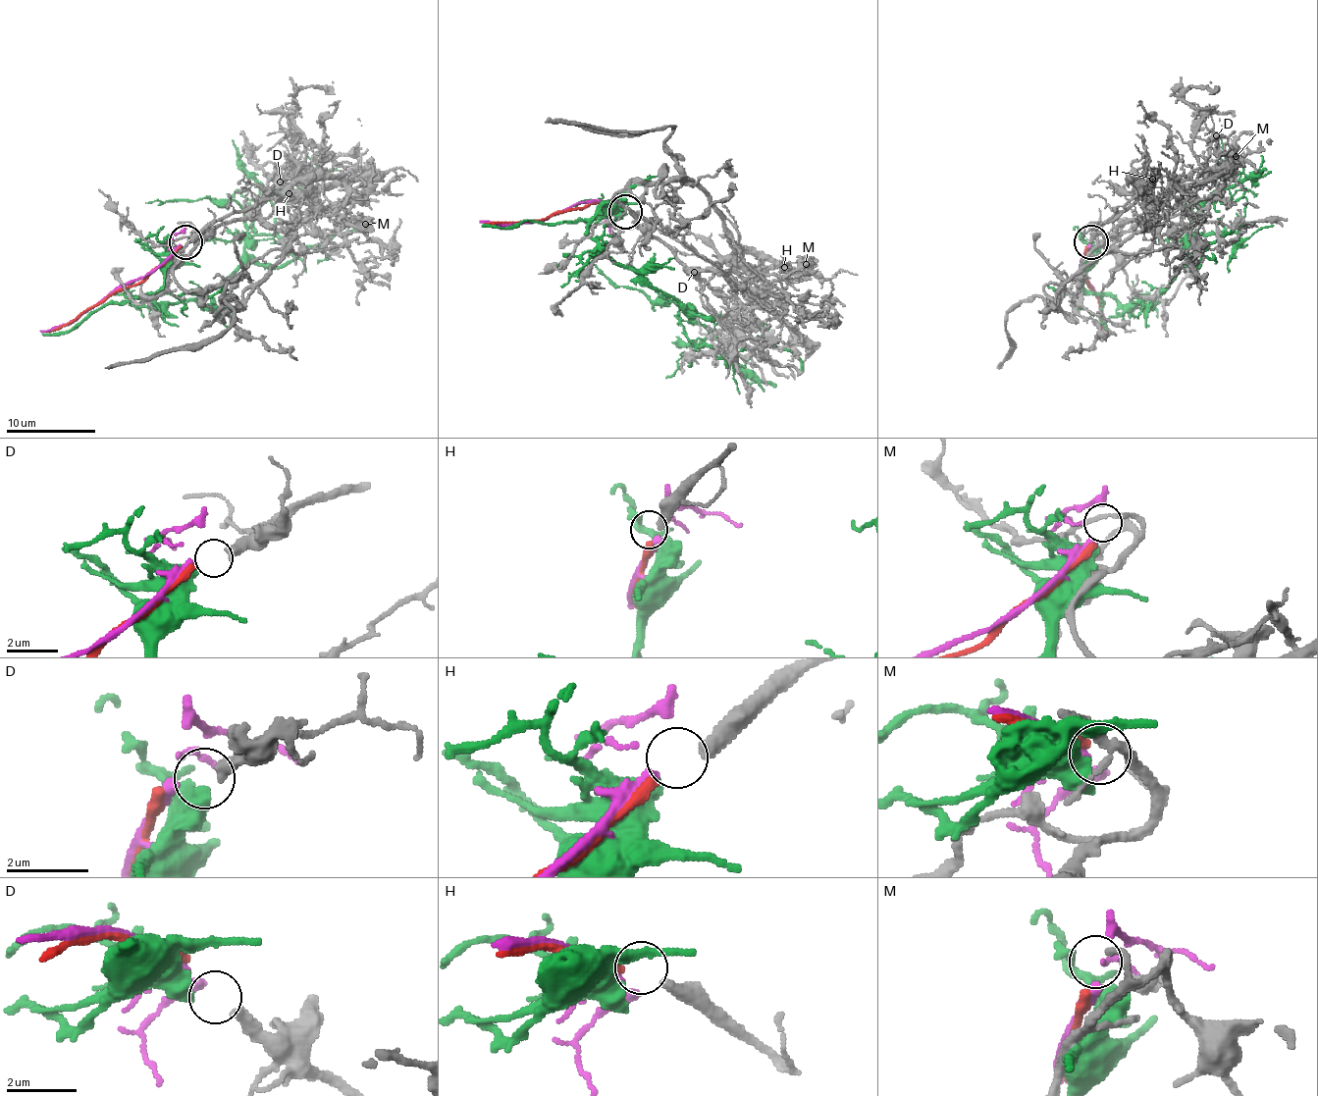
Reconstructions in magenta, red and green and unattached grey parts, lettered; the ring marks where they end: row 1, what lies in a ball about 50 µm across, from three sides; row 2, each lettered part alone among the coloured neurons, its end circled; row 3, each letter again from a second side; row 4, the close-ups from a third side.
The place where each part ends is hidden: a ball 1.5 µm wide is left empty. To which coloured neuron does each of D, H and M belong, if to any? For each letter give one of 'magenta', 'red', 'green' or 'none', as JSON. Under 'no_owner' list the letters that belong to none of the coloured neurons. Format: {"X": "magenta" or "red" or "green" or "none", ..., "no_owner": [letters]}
{"D": "green", "H": "red", "M": "none", "no_owner": ["M"]}

